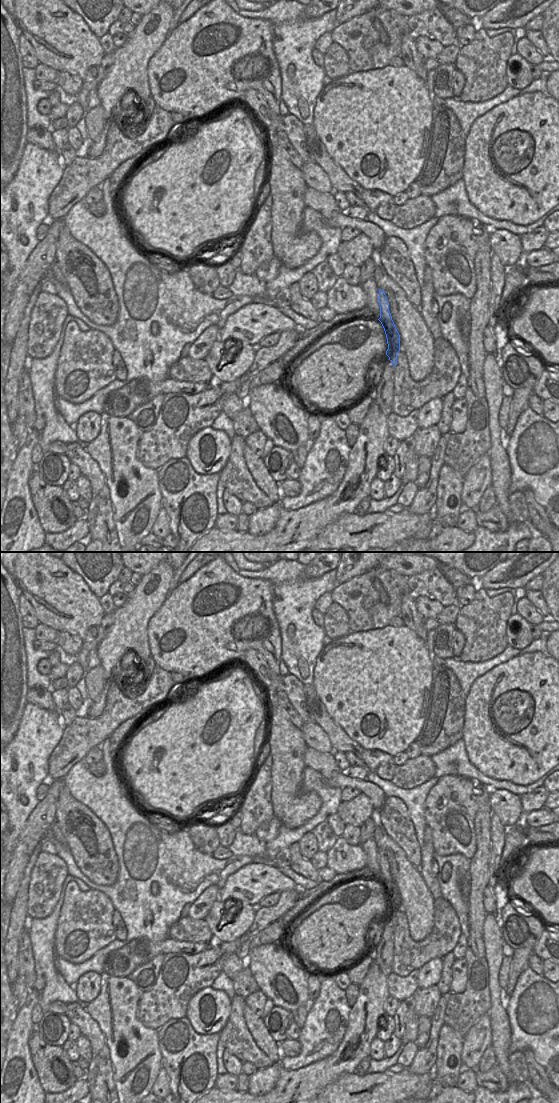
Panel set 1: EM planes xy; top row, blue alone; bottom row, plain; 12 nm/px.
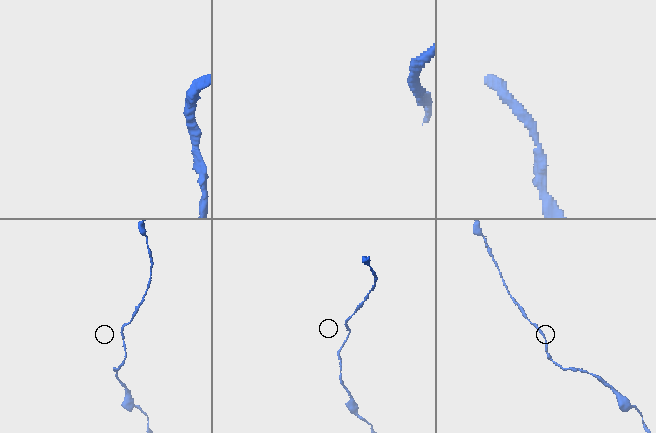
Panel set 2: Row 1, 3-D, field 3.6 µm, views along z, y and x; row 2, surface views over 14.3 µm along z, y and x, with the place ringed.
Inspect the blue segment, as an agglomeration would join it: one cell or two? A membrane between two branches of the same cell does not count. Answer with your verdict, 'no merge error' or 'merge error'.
no merge error

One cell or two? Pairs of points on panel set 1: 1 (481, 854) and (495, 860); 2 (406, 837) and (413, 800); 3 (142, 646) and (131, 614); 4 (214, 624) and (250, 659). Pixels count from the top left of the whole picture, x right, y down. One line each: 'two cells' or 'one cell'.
1: two cells
2: two cells
3: one cell
4: two cells

